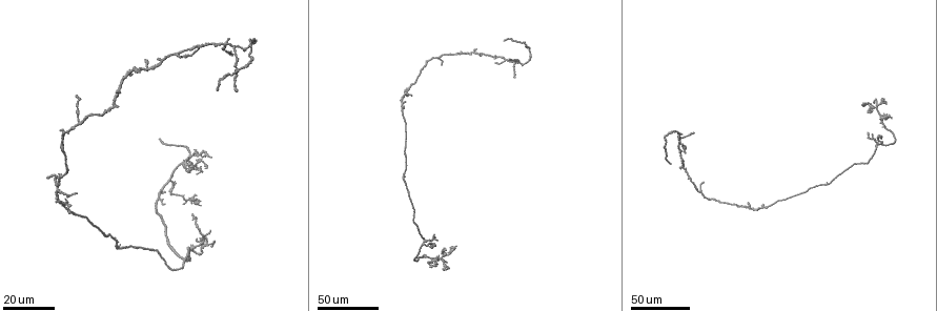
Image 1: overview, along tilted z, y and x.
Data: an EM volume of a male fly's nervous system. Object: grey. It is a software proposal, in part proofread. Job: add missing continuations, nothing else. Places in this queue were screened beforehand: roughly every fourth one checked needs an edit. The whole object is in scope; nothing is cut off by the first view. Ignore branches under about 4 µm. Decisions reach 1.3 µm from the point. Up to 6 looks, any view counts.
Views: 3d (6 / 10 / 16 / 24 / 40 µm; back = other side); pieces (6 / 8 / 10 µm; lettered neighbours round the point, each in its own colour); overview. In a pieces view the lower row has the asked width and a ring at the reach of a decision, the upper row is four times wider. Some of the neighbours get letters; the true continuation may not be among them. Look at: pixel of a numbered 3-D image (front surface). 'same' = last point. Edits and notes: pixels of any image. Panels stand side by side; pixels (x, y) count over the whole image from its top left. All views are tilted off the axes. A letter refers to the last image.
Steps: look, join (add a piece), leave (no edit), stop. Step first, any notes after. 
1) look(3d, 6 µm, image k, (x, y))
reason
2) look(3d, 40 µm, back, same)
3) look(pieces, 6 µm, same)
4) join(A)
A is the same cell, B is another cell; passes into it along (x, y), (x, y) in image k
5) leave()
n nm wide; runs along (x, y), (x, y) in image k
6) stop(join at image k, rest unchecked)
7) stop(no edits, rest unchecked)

look(3d, 24 µm, image 1, (217, 88))
an open end

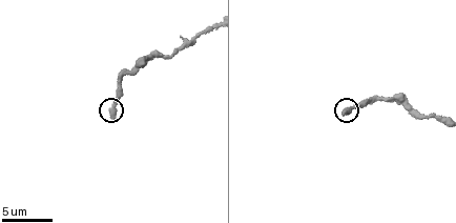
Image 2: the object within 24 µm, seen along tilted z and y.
look(pieces, 10 µm, image 2, (114, 117))

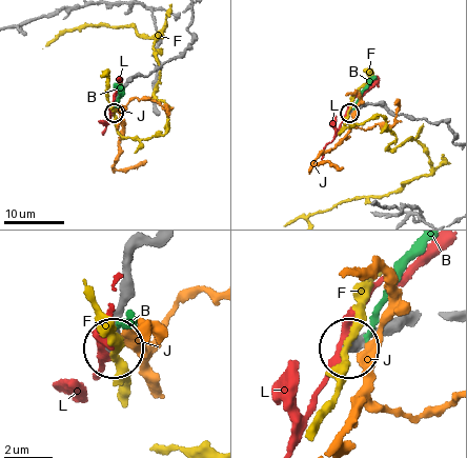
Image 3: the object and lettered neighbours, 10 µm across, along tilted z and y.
leave()
B, F, J and L are other cells; runs along (415, 313), (353, 343) in image 3; none of them fits

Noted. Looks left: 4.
look(3d, 24 µm, image 1, (873, 135))
branch stops here

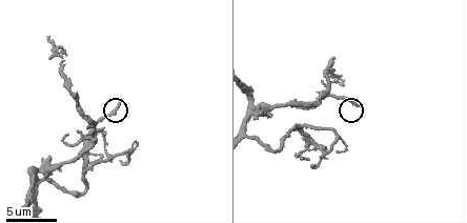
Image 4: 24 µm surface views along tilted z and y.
look(pieces, 8 µm, image 4, (119, 101))

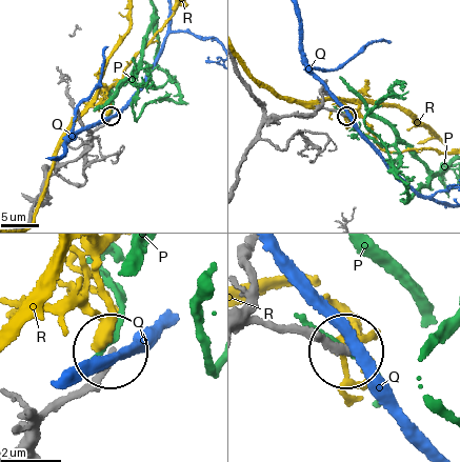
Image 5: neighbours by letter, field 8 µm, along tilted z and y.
leave()
P, Q and R are other cells; runs along (247, 323), (287, 328), (344, 352) in image 5; none of them fits

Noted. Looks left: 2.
look(3d, 24 µm, image 1, (160, 140))
free end

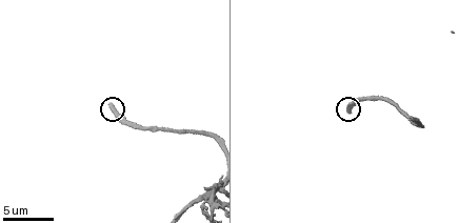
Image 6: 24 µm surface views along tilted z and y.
look(pieces, 10 µm, image 6, (347, 111))
what lies round it

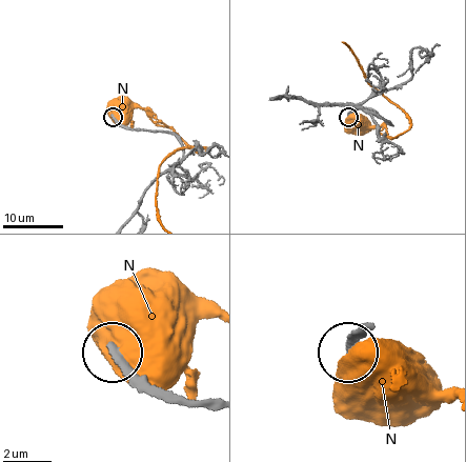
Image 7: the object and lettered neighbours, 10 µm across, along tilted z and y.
leave()
N is another cell; runs along (210, 405), (159, 392), (114, 352) in image 7; no lettered piece goes on from it

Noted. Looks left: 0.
stop(no edits, rest unchecked)

